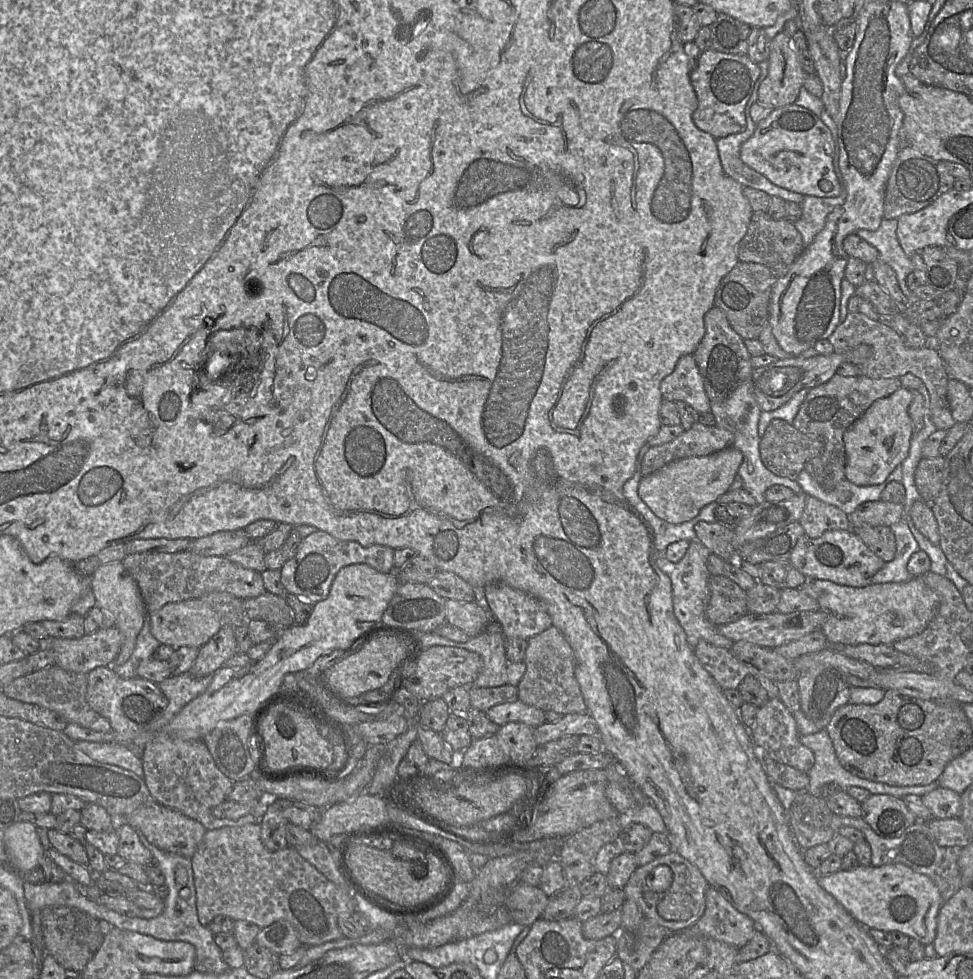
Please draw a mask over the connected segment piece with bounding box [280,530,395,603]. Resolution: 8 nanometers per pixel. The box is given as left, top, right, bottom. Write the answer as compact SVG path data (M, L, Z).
M317 530L303 539L295 556L287 560L282 568L281 582L286 593L292 593L311 603L325 600L338 571L352 564L367 564L381 573L391 573L394 568L394 549L388 546L362 546L355 541L340 540L329 533Z

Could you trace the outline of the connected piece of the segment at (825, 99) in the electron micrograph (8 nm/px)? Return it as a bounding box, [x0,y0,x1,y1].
[806,27,844,121]

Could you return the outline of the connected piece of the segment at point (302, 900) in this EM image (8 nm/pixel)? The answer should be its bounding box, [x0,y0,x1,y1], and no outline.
[191,824,355,946]

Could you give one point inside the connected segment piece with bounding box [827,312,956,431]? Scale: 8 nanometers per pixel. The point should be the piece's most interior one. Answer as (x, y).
(891, 358)

